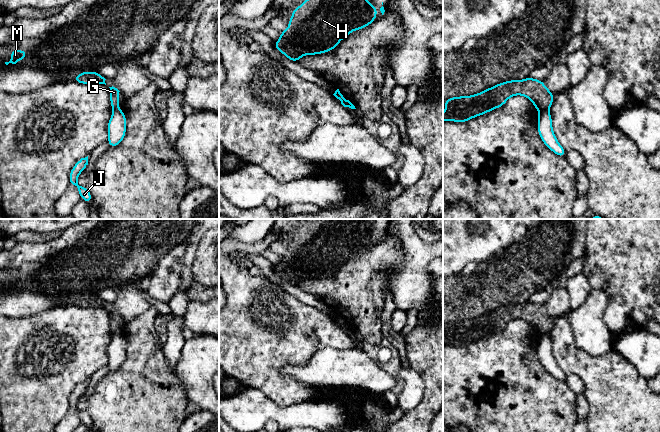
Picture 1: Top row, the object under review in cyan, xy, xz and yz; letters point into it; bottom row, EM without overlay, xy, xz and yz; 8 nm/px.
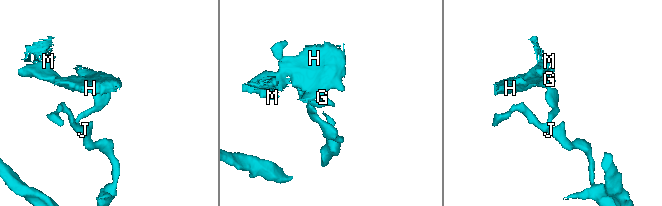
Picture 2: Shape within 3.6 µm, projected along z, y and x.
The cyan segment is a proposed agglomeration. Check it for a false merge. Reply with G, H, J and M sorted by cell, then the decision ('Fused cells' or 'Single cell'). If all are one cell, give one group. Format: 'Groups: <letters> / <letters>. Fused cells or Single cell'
Groups: G H M / J. Fused cells

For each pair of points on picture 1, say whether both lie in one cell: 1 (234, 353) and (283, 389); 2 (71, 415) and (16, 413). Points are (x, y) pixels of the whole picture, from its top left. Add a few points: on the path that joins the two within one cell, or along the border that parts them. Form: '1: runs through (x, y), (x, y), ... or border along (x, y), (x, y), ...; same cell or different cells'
1: runs through (246, 354), (271, 379); same cell
2: border along (68, 408), (65, 415), (59, 421); different cells

